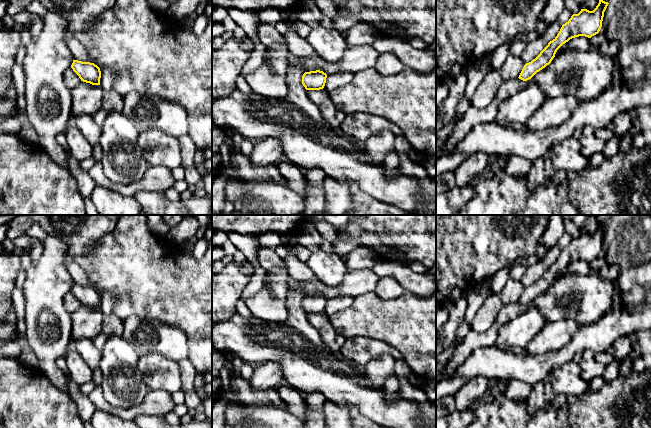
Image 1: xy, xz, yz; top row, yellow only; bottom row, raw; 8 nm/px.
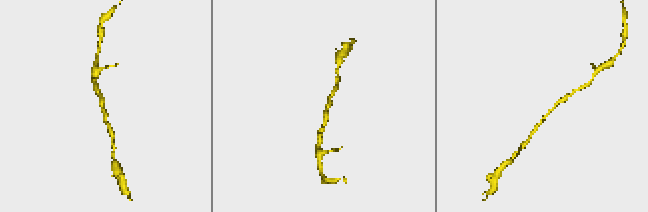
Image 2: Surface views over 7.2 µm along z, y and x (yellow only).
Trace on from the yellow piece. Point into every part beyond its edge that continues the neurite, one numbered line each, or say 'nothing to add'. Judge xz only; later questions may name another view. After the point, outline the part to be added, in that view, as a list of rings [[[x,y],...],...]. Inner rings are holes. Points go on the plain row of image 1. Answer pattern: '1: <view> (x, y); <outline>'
nothing to add

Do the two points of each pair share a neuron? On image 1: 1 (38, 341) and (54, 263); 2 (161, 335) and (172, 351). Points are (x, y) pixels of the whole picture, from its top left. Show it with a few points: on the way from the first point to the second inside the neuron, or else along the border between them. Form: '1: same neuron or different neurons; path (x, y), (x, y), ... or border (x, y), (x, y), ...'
1: same neuron; path (41, 321), (41, 281)
2: same neuron; path (165, 339), (172, 347)

